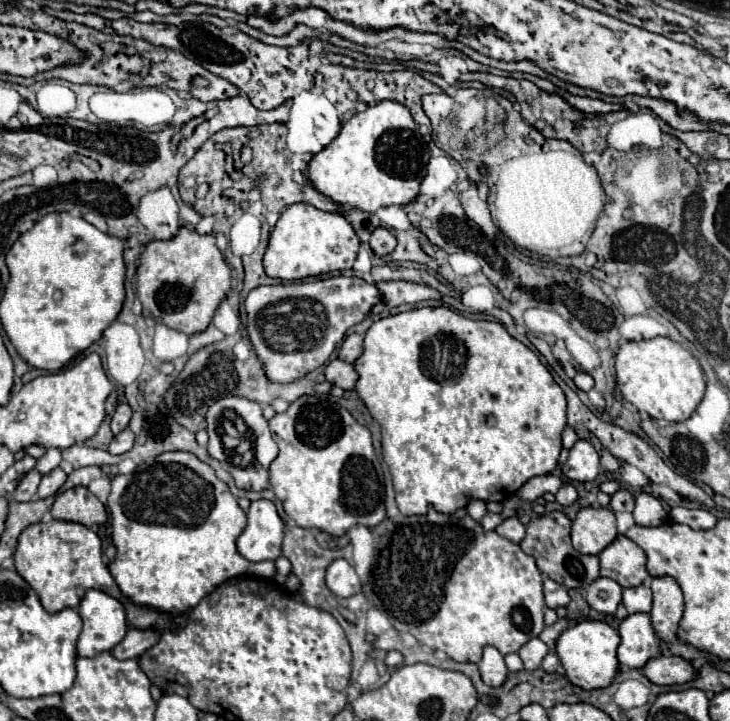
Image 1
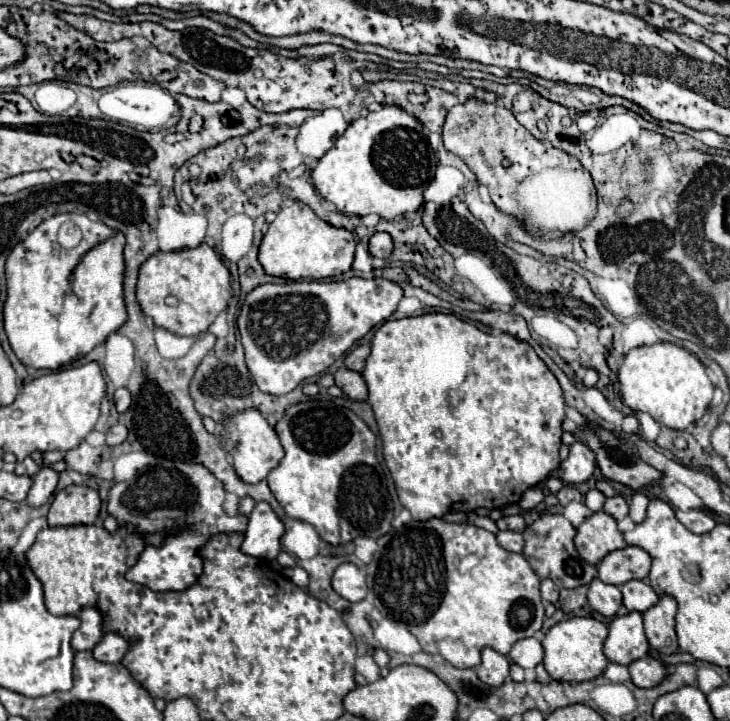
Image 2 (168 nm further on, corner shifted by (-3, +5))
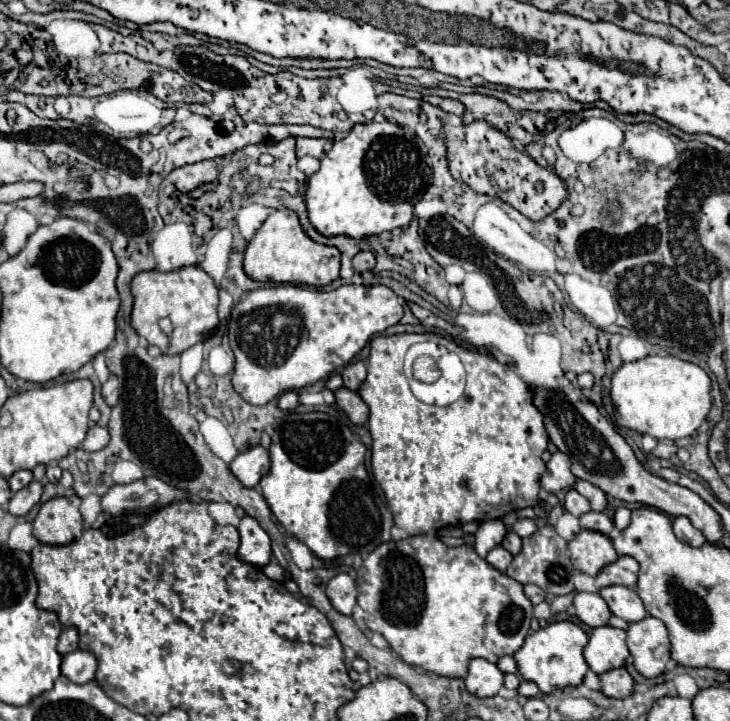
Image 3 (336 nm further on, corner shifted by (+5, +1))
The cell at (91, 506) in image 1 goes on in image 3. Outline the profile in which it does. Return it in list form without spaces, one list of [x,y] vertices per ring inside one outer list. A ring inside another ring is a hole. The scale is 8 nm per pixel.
[[[58,496],[42,504],[34,524],[34,536],[44,544],[70,544],[80,538],[84,530],[84,518],[80,514],[82,498]]]

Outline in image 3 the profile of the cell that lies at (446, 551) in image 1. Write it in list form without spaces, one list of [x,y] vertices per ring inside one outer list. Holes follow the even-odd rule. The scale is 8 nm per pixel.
[[[432,534],[408,536],[398,542],[390,540],[370,552],[358,578],[358,604],[368,612],[366,626],[380,632],[404,662],[450,678],[464,678],[472,658],[498,662],[500,656],[514,654],[524,644],[532,620],[532,602],[526,598],[520,582],[488,566],[472,544],[446,546]]]

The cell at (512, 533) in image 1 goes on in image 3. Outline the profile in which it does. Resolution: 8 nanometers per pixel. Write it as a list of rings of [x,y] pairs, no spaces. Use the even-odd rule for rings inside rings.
[[[496,546],[496,548],[492,548],[488,552],[486,560],[488,560],[488,564],[492,564],[494,568],[498,568],[498,570],[504,572],[508,568],[508,564],[512,562],[512,554],[508,554],[508,550],[504,550],[502,546]]]

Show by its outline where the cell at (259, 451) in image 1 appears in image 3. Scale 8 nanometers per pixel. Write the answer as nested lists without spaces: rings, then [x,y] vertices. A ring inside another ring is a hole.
[[[248,446],[230,462],[232,474],[248,488],[256,486],[260,478],[270,470],[270,454],[264,446]]]

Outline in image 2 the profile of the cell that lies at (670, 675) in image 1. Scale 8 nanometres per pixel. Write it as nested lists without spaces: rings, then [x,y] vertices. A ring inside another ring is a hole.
[[[650,656],[640,658],[636,662],[630,662],[628,672],[630,672],[632,684],[638,686],[638,688],[654,688],[668,674],[666,666],[662,662],[658,662],[658,660],[654,660],[654,658],[650,658]]]

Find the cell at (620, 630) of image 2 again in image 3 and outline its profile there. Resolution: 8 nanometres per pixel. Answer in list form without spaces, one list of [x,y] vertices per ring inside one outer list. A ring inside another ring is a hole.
[[[614,626],[594,628],[590,640],[584,648],[584,658],[596,674],[604,674],[612,668],[620,668],[630,658],[630,650],[626,644],[626,630]]]

